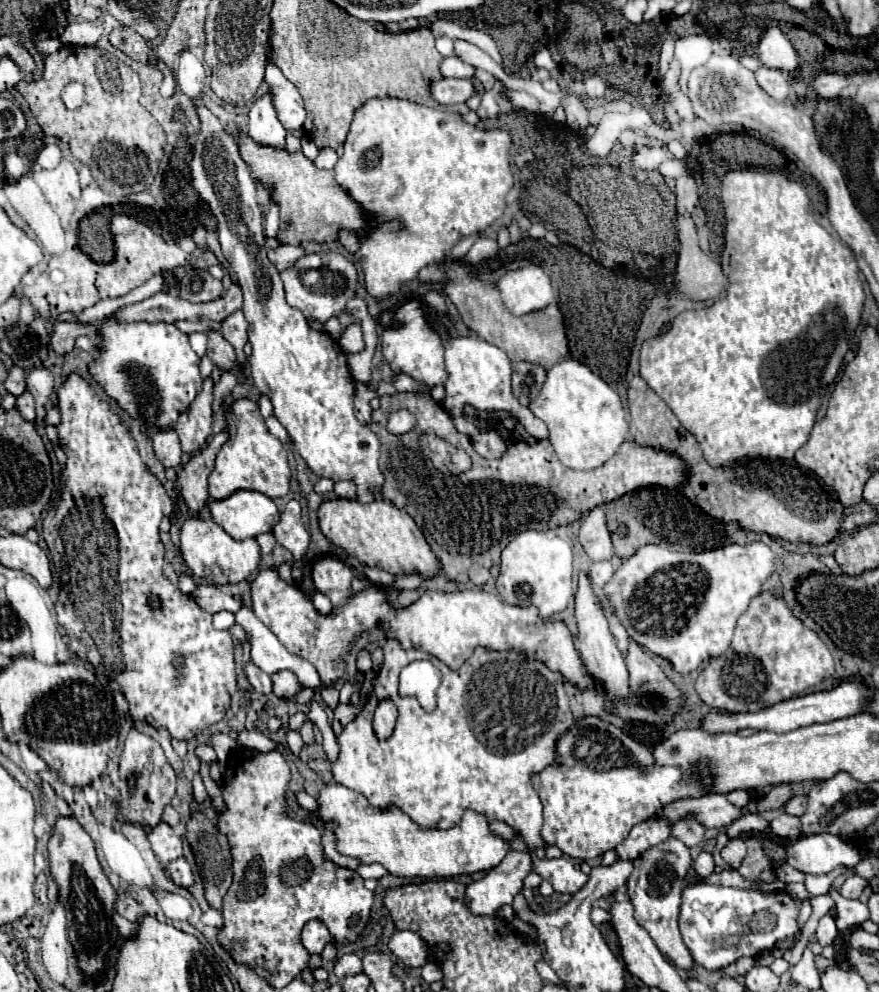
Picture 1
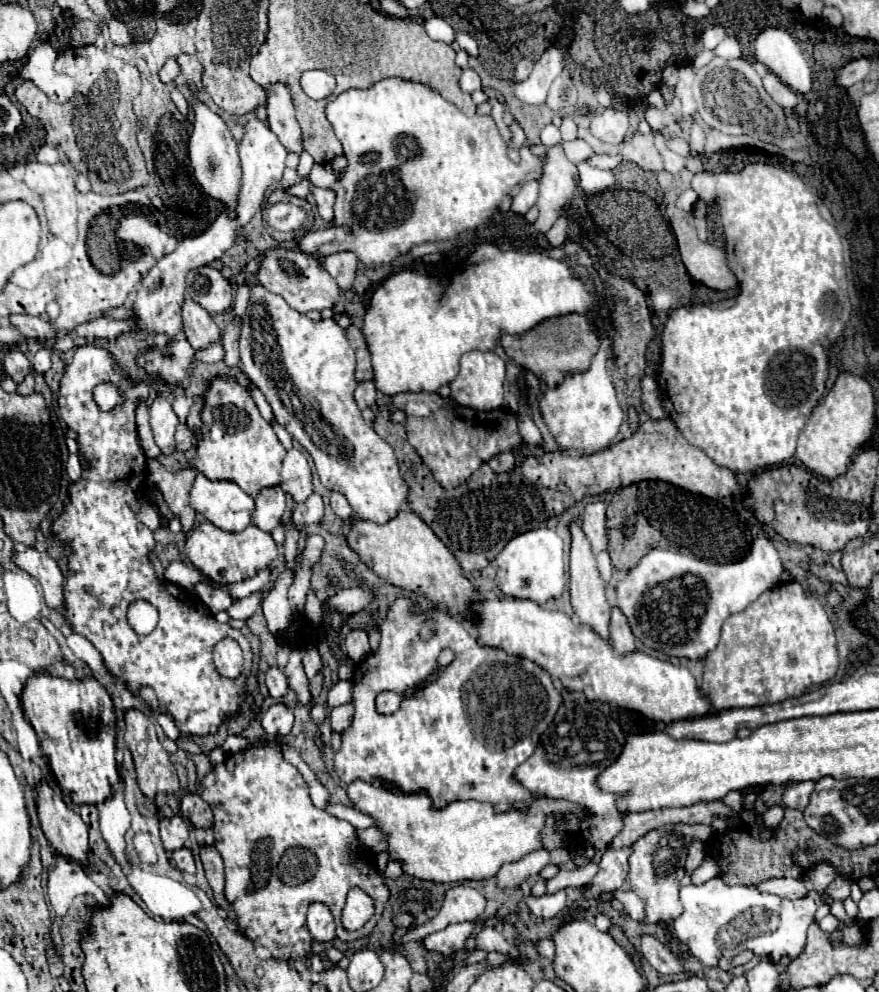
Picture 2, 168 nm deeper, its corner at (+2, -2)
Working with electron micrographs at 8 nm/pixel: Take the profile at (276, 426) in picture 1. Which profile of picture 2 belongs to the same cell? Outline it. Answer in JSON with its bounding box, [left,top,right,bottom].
[280,450,312,502]

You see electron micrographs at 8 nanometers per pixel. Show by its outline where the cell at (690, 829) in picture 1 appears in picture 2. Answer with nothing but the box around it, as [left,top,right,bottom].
[686,840,706,874]

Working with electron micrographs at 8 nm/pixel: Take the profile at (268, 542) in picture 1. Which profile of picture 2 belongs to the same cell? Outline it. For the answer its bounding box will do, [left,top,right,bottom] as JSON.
[252,486,286,532]

